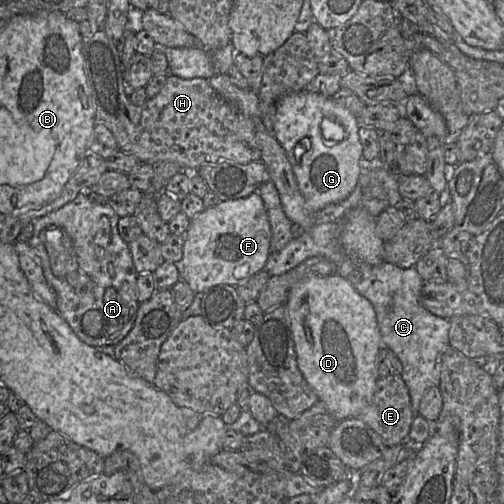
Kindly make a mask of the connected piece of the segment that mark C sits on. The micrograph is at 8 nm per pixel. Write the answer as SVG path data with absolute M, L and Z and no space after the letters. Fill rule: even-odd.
M385 261L376 265L358 262L356 263L356 270L346 279L349 280L359 294L368 299L372 304L382 343L384 347L391 349L401 362L401 377L409 392L412 412L416 416L425 393L429 388L438 387L440 384L442 356L449 347L448 330L450 328L450 321L432 314L422 305L421 288L424 282L415 267L401 268Z

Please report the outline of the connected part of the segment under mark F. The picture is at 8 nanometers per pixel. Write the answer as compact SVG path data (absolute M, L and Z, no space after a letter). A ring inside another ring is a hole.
M258 192L245 198L220 201L191 219L184 235L183 257L179 263L175 263L178 264L181 280L184 280L194 293L203 293L218 285L243 285L253 275L265 269L270 254L271 237L269 217Z

